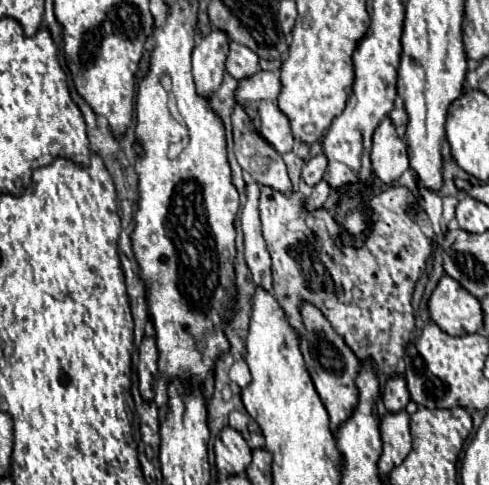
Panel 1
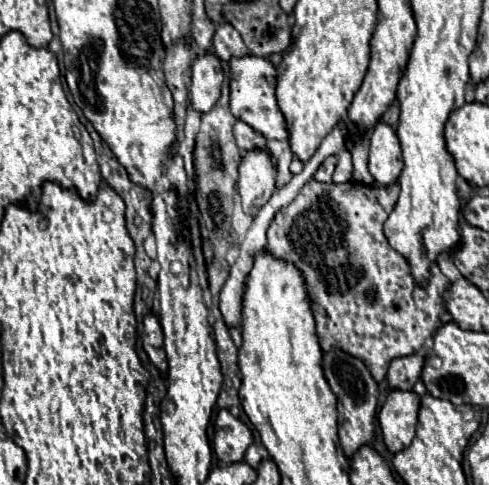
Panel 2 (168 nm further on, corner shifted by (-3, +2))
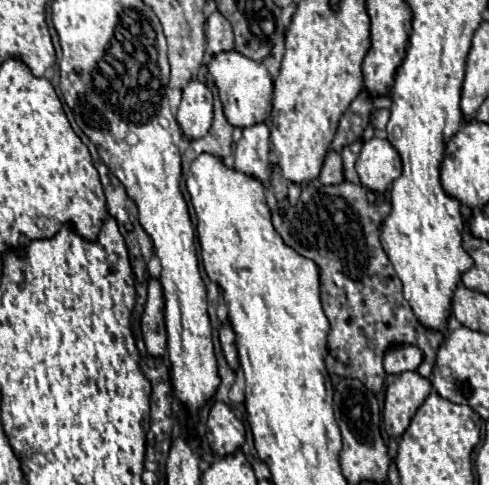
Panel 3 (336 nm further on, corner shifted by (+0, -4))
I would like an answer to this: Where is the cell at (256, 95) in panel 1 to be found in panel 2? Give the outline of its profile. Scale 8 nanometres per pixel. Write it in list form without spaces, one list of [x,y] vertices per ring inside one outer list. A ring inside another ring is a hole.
[[[243,56],[231,60],[231,112],[237,120],[247,122],[253,130],[259,130],[267,140],[289,140],[289,130],[283,114],[279,112],[277,98],[277,72],[275,66],[267,58],[259,56]]]

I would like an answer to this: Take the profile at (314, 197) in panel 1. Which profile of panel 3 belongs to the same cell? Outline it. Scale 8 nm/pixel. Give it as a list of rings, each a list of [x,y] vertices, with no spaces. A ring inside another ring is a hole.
[[[358,138],[354,144],[350,144],[350,146],[344,146],[344,148],[342,148],[344,176],[346,176],[346,180],[348,180],[348,182],[360,182],[360,180],[358,180],[358,174],[356,174],[356,170],[354,170],[354,162],[356,162],[356,158],[358,158],[360,150],[362,150],[362,138]]]

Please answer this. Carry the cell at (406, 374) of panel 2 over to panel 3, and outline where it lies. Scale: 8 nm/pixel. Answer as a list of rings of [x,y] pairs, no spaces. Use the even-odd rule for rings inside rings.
[[[396,344],[384,352],[384,370],[386,374],[402,374],[416,370],[424,360],[422,350],[412,344]]]

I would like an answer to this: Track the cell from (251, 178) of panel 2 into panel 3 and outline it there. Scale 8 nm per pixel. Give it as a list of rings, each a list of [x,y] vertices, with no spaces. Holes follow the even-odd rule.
[[[258,122],[244,128],[244,134],[234,150],[236,170],[256,174],[262,182],[268,180],[268,154],[270,154],[270,122]]]

